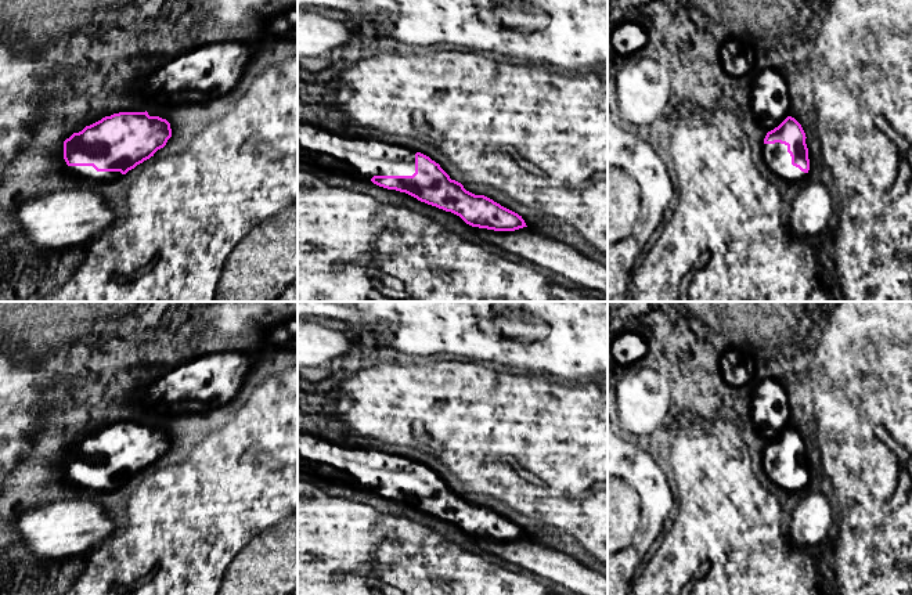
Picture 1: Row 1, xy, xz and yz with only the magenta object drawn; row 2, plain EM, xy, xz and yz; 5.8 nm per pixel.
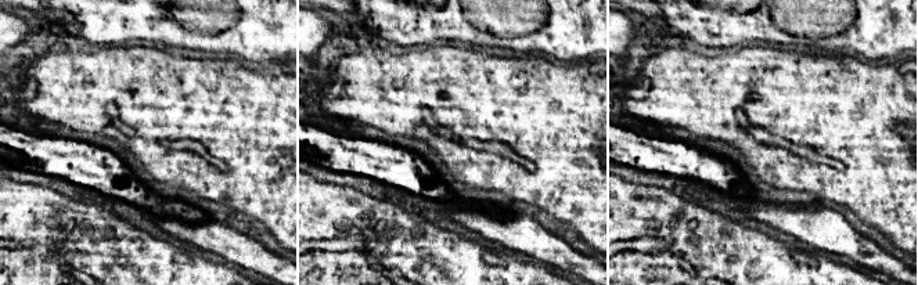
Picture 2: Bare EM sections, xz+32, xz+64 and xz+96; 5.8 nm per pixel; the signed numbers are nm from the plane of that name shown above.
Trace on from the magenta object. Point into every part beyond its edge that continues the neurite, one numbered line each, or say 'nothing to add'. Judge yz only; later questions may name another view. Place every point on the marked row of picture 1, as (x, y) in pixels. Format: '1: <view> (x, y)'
1: yz (778, 159)

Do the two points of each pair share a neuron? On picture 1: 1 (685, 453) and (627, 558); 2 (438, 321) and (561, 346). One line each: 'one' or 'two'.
1: two
2: one

